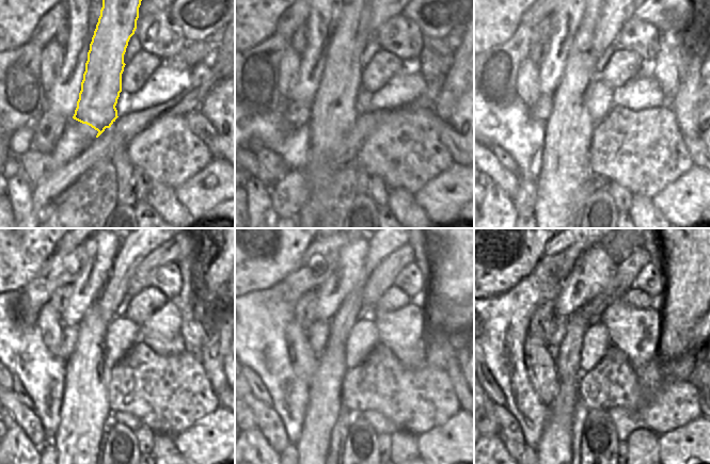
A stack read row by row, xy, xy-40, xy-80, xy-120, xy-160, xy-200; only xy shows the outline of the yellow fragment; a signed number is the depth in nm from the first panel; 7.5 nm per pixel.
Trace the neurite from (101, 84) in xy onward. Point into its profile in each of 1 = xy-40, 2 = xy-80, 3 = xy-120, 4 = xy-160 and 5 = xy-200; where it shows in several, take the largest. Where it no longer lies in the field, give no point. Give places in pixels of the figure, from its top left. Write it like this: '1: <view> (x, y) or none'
1: xy-40 (333, 114)
2: xy-80 (569, 127)
3: xy-120 (89, 368)
4: xy-160 (331, 368)
5: xy-200 (555, 445)

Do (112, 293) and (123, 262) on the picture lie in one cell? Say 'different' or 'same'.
same

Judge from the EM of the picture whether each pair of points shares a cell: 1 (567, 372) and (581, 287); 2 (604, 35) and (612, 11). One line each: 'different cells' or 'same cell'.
1: different cells
2: same cell

